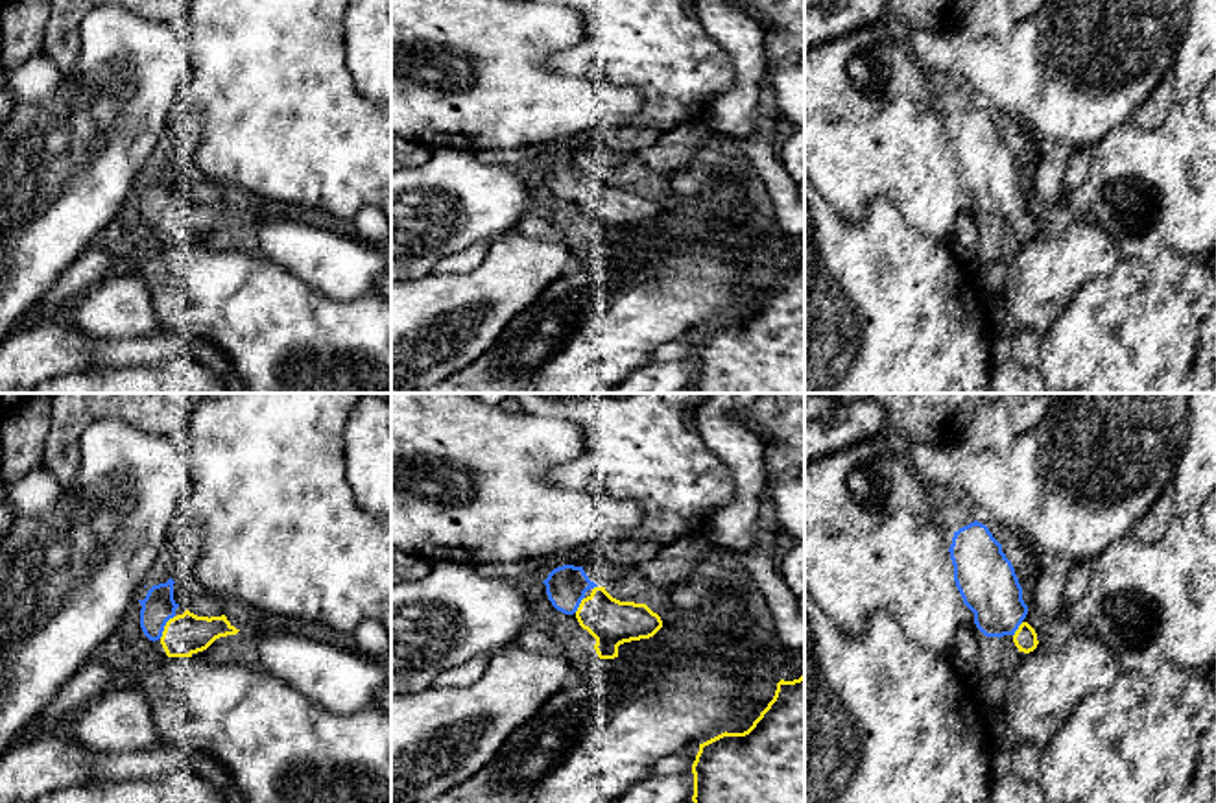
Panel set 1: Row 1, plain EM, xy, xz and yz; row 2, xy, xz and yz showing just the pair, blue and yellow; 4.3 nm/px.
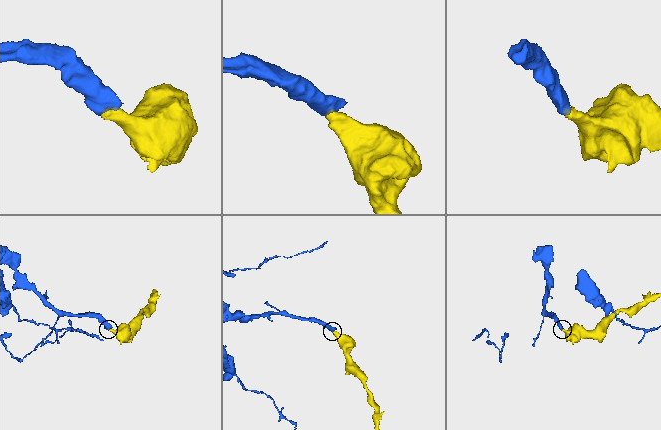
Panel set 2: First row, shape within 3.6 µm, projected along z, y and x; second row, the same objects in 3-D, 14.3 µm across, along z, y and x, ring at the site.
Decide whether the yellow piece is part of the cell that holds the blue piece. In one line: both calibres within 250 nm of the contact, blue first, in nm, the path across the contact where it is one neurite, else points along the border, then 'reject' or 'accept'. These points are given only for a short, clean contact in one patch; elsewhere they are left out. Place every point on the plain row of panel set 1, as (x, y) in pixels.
140/180 nm | accept

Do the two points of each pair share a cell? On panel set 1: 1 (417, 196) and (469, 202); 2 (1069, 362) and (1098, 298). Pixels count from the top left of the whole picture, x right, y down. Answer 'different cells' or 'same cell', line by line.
1: same cell
2: same cell

